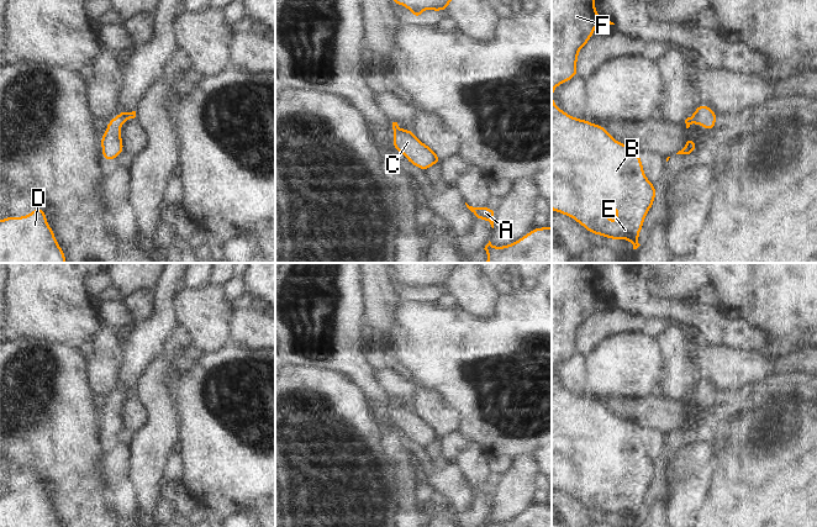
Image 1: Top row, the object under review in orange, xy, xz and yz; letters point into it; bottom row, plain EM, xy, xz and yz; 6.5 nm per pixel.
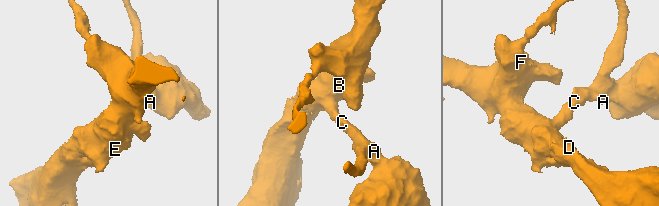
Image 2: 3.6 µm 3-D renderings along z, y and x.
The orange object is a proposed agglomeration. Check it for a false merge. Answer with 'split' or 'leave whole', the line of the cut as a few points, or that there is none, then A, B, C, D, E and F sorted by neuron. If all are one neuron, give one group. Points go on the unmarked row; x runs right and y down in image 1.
leave whole | no cut | A B C D E F

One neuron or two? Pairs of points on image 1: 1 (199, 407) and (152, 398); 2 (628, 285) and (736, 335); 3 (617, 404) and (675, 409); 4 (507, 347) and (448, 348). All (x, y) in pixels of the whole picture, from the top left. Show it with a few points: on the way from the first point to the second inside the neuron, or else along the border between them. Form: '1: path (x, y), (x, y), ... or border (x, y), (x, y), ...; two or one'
1: border (178, 375), (177, 393), (182, 419), (180, 433); two
2: path (655, 307), (697, 314), (709, 321); one
3: path (632, 409), (660, 409); one
4: path (493, 348), (463, 348); one

